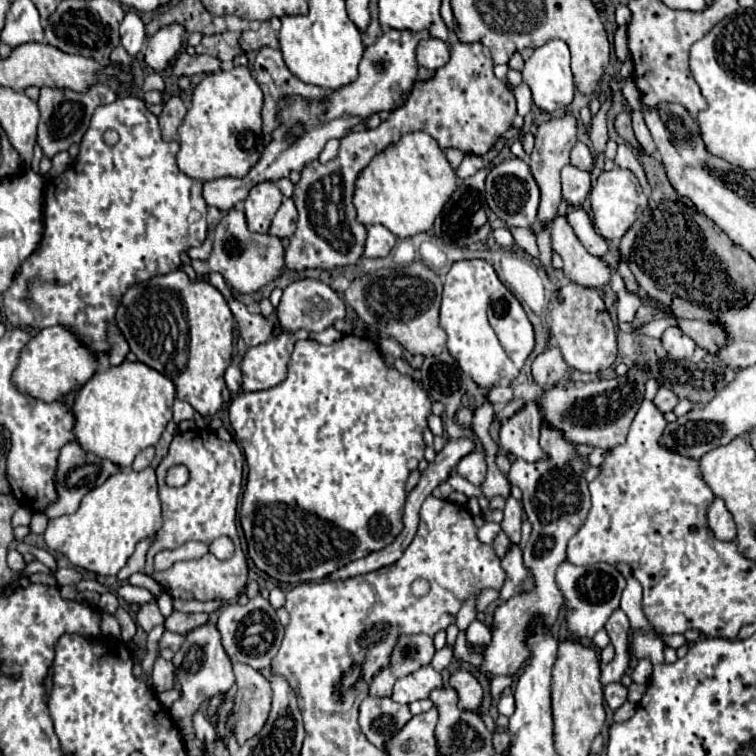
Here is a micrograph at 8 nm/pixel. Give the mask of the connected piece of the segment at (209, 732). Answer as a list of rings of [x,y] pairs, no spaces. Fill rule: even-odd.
[[[196,711],[194,714],[195,733],[204,743],[211,742],[217,739],[217,734],[214,727],[210,724],[204,713]]]

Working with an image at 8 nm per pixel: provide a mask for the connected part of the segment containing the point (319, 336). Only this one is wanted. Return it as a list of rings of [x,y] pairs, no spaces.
[[[327,327],[325,331],[321,331],[321,333],[311,333],[309,337],[315,339],[315,341],[319,341],[319,343],[323,343],[323,345],[329,345],[329,343],[337,341],[337,339],[341,337],[341,333],[339,333],[337,329],[333,329],[333,327]]]

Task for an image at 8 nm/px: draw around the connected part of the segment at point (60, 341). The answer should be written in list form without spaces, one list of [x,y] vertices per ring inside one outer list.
[[[49,327],[41,329],[31,337],[31,341],[23,347],[21,359],[13,371],[13,385],[21,393],[29,393],[35,399],[45,403],[61,401],[71,391],[83,387],[97,369],[97,357],[91,349],[83,347],[73,333],[63,327]]]

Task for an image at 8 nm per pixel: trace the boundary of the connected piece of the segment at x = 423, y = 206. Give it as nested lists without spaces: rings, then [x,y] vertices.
[[[407,133],[397,143],[389,145],[385,151],[373,157],[373,161],[359,173],[355,181],[355,193],[353,193],[353,205],[357,211],[357,221],[365,227],[369,225],[383,225],[387,227],[395,237],[413,237],[421,231],[429,231],[433,227],[435,217],[441,213],[443,205],[451,197],[451,193],[457,187],[457,177],[451,165],[447,163],[443,151],[439,145],[425,133]]]

